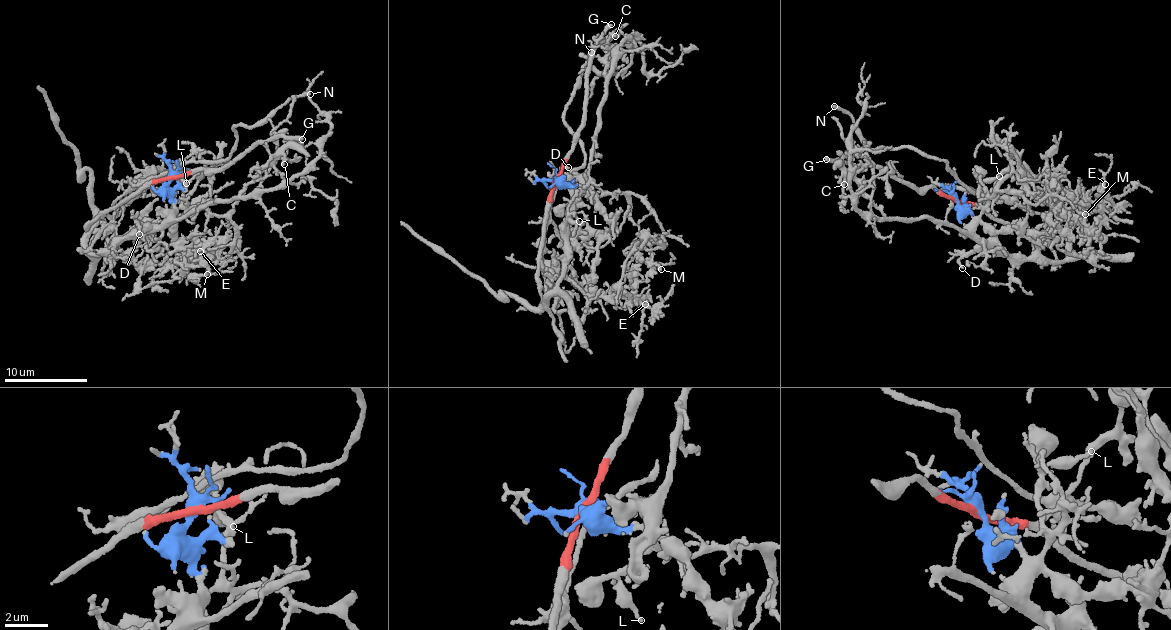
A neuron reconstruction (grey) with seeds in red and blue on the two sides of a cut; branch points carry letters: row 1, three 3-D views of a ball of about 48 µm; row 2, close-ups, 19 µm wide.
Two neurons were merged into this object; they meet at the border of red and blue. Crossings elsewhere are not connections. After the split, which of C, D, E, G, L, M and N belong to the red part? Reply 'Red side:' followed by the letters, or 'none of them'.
Red side: C, G

